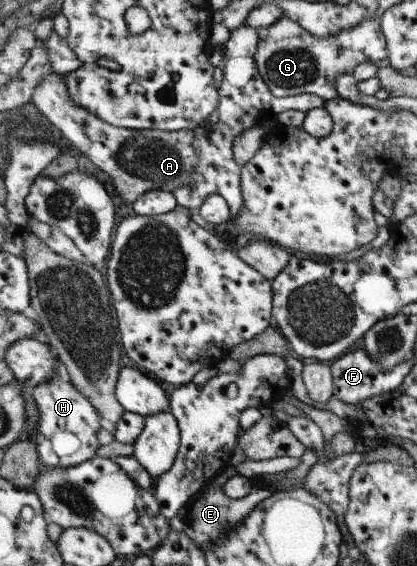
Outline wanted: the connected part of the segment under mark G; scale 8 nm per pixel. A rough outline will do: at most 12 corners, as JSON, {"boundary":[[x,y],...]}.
{"boundary":[[285,16],[259,28],[273,95],[338,97],[337,75],[387,57],[380,20],[320,38]]}

